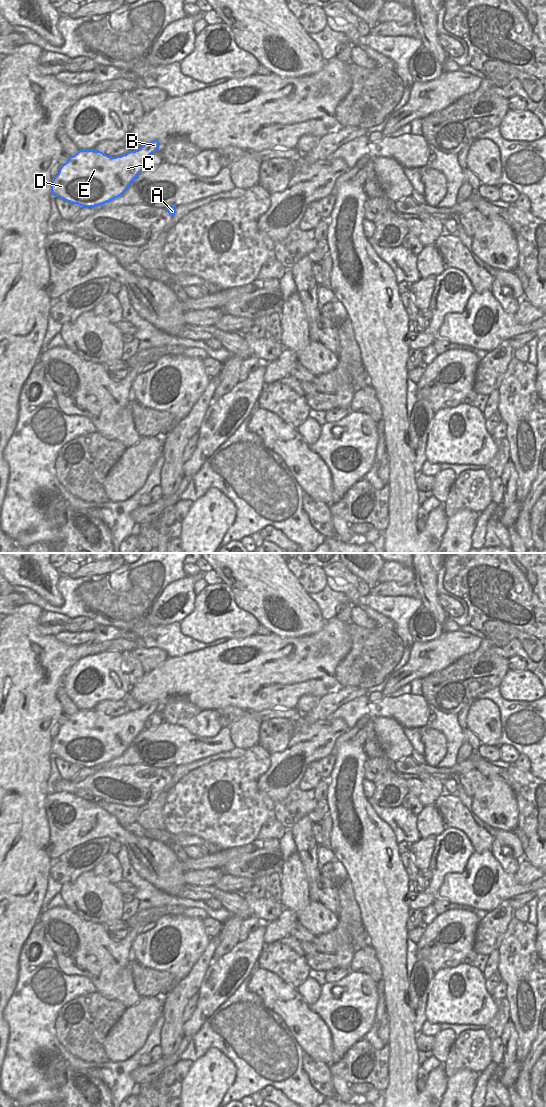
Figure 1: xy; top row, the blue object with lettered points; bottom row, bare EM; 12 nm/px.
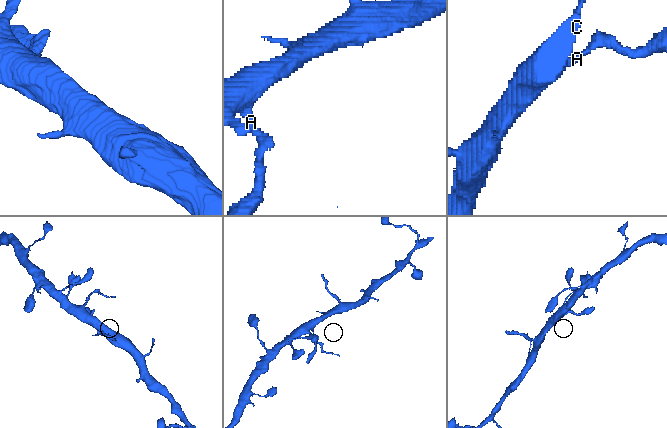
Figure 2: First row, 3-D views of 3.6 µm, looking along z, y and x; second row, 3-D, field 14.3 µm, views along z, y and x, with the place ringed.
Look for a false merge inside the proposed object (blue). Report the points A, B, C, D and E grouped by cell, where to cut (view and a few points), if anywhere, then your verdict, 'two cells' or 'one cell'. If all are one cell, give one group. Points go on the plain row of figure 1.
groups A C D E / B; cut xy (142, 705), (147, 706), (153, 712); two cells

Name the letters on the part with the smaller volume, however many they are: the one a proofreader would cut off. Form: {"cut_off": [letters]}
{"cut_off": ["B"]}

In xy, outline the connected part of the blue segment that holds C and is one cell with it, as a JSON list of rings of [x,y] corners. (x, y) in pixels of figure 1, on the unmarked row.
[[[141,706],[138,710],[129,711],[121,716],[108,716],[95,709],[79,710],[69,716],[58,734],[52,739],[51,753],[67,762],[82,767],[101,766],[121,756],[137,735],[143,731],[147,718],[152,714],[149,706]]]

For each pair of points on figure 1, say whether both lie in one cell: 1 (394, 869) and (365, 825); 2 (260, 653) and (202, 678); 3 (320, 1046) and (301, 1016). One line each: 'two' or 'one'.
1: one
2: one
3: one

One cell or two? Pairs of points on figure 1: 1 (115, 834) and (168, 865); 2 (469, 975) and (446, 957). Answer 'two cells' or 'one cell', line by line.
1: one cell
2: two cells

